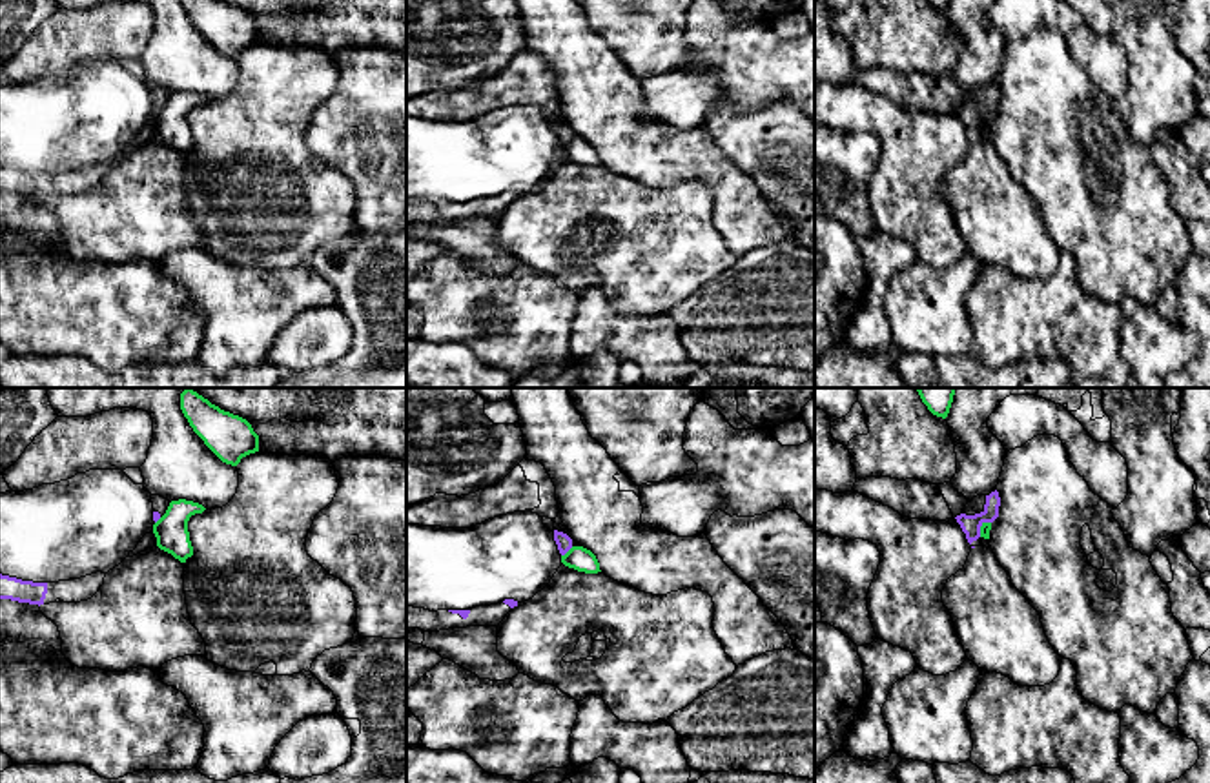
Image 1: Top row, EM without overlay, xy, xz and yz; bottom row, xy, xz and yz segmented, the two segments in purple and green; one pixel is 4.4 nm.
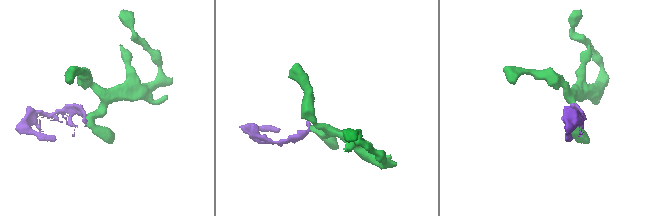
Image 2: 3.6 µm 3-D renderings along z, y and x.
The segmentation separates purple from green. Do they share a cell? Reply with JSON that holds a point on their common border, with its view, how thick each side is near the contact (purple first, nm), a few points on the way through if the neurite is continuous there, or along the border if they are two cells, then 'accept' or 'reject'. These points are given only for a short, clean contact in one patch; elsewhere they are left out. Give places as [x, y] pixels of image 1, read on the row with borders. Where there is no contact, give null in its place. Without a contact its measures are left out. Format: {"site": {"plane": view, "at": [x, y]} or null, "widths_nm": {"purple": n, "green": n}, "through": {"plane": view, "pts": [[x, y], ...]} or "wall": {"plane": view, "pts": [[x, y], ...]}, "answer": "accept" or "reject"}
{"site": {"plane": "xz", "at": [567, 550]}, "widths_nm": {"purple": 70, "green": 110}, "wall": {"plane": "xz", "pts": [[573, 547], [562, 556]]}, "answer": "reject"}

